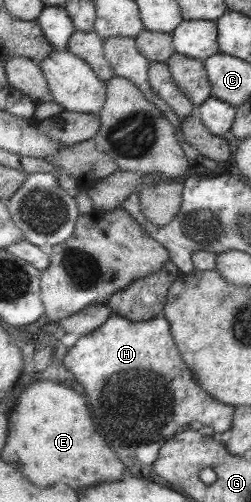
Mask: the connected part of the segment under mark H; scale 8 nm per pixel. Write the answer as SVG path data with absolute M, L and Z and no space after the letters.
M112 315L96 330L80 336L62 362L66 370L70 370L78 380L78 384L86 390L94 430L98 430L98 434L110 448L138 446L150 442L162 444L172 438L178 426L188 422L192 422L192 426L210 427L216 435L230 430L234 407L212 400L211 396L194 384L190 370L184 366L182 358L176 352L176 346L168 332L168 322L161 315L140 322Z

